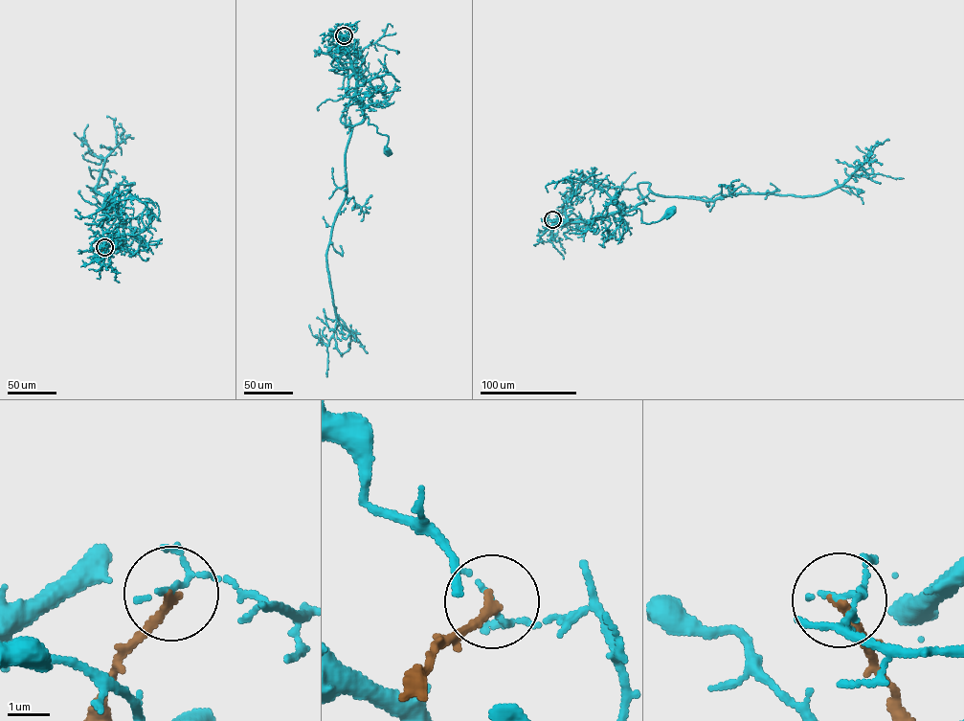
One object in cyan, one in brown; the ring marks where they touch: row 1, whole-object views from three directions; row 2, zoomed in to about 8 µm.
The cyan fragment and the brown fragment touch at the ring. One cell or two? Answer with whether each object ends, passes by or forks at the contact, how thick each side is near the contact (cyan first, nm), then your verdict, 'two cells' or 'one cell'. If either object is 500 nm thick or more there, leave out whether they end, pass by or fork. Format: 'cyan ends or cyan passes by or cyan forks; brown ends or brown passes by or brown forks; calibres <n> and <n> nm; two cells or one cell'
cyan passes by; brown ends; calibres 100 and 200 nm; two cells

